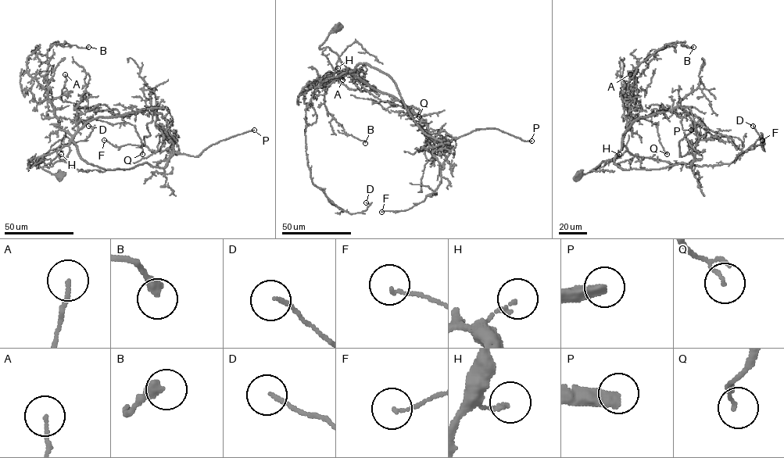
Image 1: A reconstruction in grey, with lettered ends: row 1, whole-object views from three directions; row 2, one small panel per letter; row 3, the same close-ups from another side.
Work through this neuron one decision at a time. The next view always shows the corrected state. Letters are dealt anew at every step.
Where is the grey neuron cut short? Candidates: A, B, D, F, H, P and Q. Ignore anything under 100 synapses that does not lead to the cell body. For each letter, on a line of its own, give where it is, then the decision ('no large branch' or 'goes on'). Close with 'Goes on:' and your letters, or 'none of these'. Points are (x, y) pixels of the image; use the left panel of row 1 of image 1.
A: at (65, 74); no large branch
B: at (88, 47); no large branch
D: at (88, 126); no large branch
F: at (104, 140); no large branch
H: at (61, 154); no large branch
P: at (254, 130); goes on
Q: at (142, 154); no large branch
Goes on: P

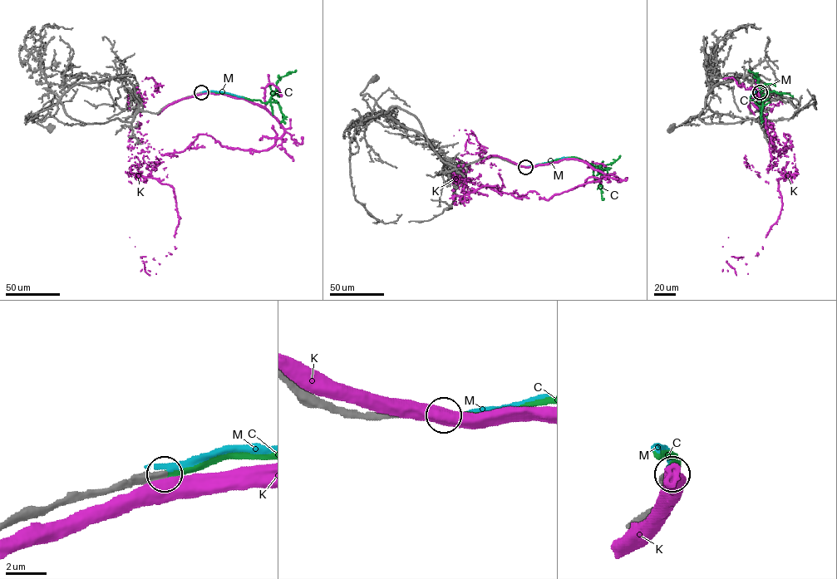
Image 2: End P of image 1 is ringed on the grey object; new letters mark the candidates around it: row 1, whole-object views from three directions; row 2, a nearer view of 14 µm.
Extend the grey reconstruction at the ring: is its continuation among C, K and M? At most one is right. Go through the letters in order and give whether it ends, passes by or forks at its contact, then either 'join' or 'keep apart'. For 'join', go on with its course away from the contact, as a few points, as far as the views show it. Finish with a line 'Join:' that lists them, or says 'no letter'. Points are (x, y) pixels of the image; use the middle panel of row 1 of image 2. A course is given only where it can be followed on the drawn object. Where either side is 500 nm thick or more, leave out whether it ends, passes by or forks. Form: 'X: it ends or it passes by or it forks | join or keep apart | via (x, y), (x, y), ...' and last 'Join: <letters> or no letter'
C: it ends | join | via (525, 167), (568, 157), (579, 158), (594, 167), (604, 166), (612, 164), (620, 155)
K: keep apart
M: keep apart
Join: C

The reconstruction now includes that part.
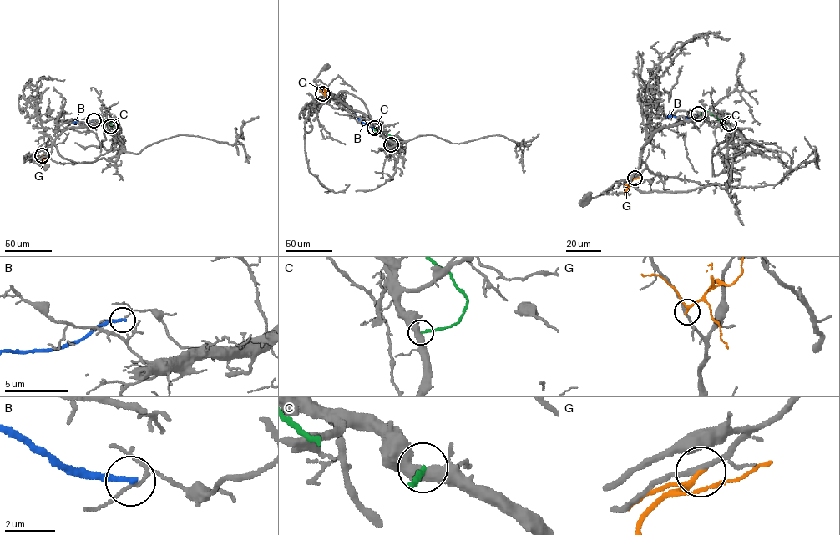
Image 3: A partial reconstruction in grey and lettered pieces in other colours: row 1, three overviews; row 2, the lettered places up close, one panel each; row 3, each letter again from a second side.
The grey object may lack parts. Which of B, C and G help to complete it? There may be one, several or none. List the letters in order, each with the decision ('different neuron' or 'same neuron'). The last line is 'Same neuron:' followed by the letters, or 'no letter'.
B: different neuron
C: different neuron
G: different neuron
Same neuron: no letter

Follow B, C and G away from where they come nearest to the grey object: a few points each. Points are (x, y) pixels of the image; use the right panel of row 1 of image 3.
B: (698, 113), (695, 118), (667, 117)
C: (729, 123), (724, 123), (708, 111), (702, 115), (703, 113)
G: (635, 178), (620, 194)

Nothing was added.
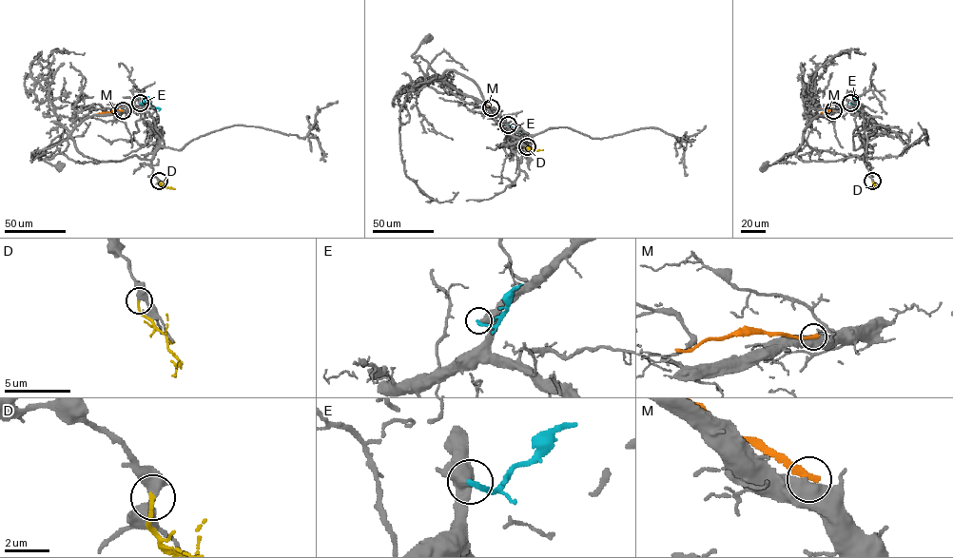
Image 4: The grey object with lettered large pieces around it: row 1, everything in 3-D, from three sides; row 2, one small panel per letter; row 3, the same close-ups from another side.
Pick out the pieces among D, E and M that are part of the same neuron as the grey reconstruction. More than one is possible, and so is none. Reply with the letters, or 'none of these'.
none of these

